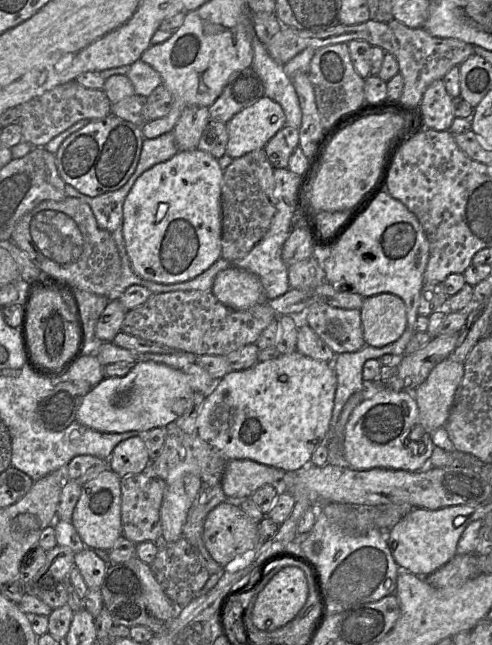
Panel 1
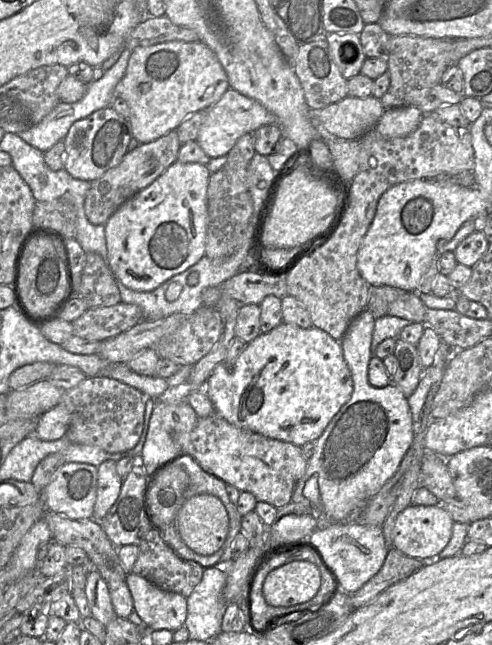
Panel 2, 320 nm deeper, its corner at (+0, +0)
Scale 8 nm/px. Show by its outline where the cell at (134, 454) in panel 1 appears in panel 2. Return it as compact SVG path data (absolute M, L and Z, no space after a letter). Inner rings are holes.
M106 460L97 467L98 482L93 519L99 522L116 502L121 491L123 480L117 473L116 462Z

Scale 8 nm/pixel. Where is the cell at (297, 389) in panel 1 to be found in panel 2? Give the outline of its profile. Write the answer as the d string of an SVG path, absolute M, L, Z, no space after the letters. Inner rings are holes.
M282 322L249 342L233 362L219 363L206 380L204 390L215 413L229 423L269 438L302 446L316 441L322 435L332 418L351 398L354 382L340 341L314 326L303 329Z

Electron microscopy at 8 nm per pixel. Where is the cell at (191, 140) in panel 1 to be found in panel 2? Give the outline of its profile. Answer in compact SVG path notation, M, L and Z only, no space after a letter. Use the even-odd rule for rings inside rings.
M176 130L146 144L140 144L122 158L121 162L91 182L84 200L84 212L91 224L104 225L111 215L137 192L150 185L170 165L177 161L181 143Z

